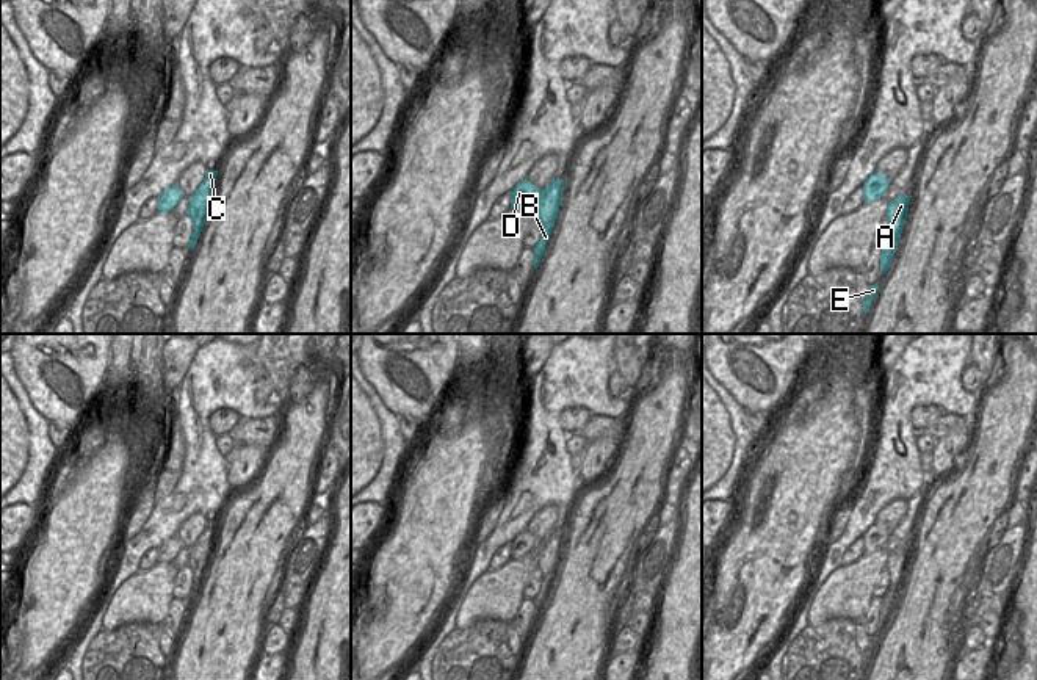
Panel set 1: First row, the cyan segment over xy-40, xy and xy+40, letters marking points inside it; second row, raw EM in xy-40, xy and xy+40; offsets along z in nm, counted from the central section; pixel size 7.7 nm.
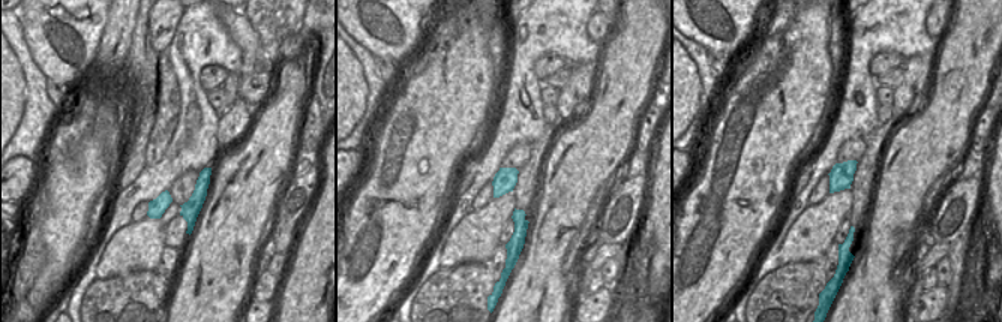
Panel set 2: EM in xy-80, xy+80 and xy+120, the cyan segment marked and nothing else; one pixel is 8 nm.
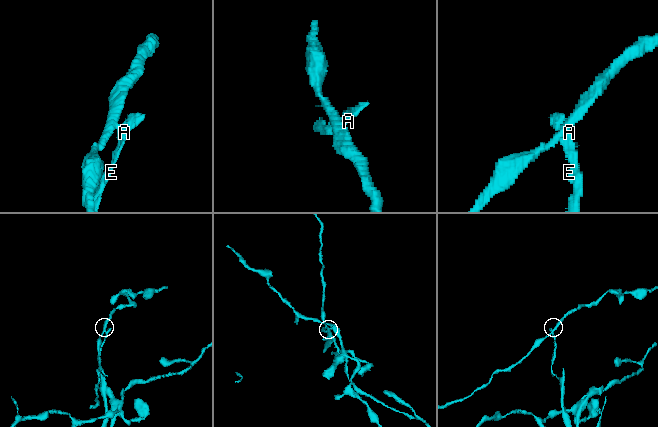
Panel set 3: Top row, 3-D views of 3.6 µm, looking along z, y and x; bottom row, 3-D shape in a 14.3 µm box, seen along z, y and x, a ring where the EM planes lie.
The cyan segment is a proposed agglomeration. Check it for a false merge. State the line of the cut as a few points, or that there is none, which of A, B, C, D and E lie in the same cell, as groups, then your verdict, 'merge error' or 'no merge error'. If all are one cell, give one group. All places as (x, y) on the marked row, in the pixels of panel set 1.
xy (542, 190), (534, 199) | A B C E / D | merge error

